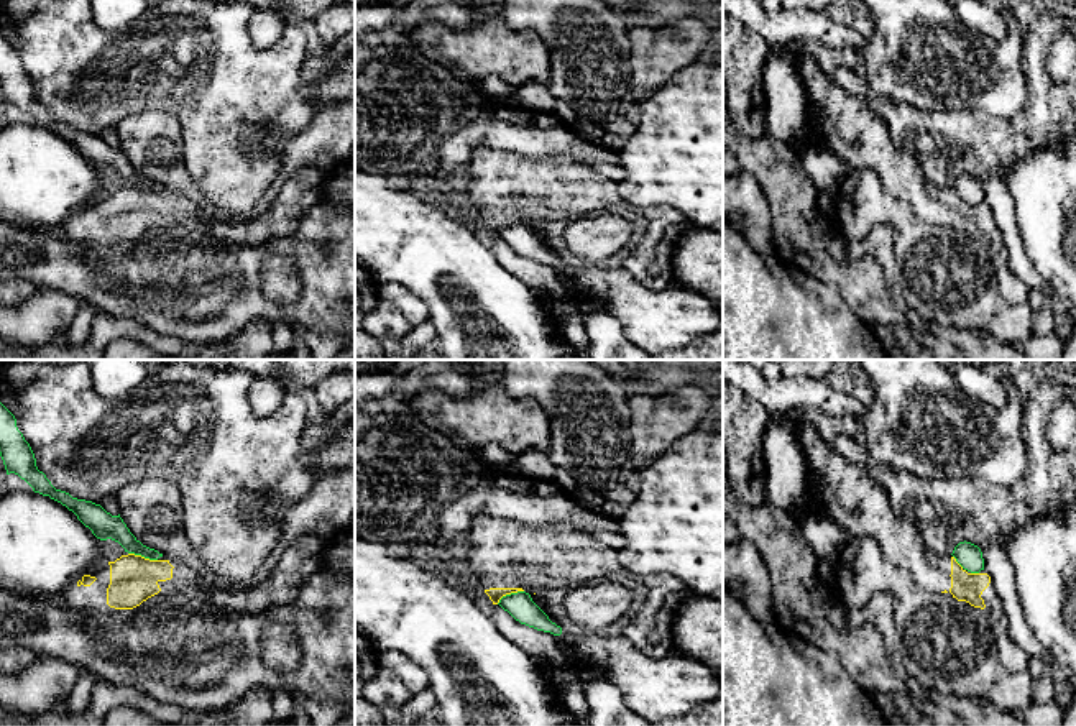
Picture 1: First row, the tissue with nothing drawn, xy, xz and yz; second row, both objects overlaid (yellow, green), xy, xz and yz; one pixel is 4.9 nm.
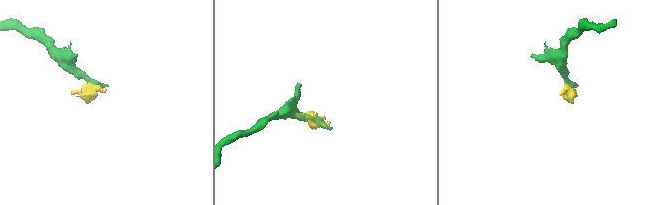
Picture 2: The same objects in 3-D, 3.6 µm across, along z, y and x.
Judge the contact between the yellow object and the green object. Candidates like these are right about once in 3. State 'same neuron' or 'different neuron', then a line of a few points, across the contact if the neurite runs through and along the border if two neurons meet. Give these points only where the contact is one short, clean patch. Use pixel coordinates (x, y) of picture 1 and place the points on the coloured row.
different neuron | xy (128, 552), (156, 560)

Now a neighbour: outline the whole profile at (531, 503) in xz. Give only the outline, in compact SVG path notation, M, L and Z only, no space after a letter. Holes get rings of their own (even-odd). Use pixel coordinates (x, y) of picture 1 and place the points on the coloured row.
M485 470L440 511L432 540L444 550L467 549L476 512L522 527L568 526L616 552L626 542L618 519L582 504L554 481L494 470Z

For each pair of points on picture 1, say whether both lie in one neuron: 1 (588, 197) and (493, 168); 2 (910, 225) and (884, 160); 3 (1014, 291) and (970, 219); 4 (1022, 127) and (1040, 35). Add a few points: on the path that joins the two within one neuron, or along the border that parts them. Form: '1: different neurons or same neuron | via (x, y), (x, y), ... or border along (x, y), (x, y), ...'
1: same neuron | via (565, 189), (516, 189)
2: different neurons | border along (876, 173), (889, 192), (920, 219), (933, 224)
3: same neuron | via (1002, 273), (996, 245), (988, 235)
4: same neuron | via (1037, 104), (1037, 58)

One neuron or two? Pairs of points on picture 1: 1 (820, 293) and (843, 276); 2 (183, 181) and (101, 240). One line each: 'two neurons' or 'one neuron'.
1: two neurons
2: two neurons

